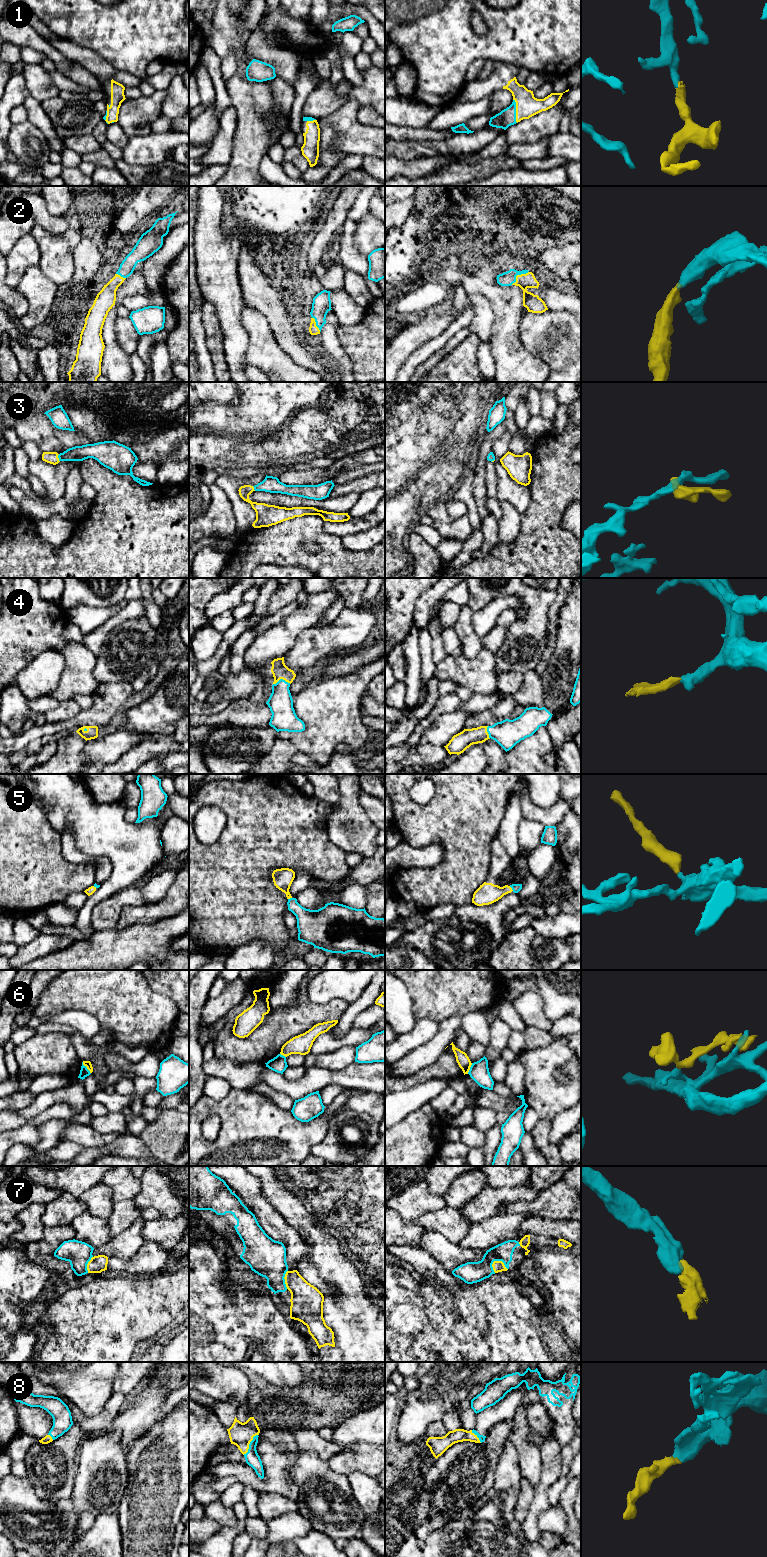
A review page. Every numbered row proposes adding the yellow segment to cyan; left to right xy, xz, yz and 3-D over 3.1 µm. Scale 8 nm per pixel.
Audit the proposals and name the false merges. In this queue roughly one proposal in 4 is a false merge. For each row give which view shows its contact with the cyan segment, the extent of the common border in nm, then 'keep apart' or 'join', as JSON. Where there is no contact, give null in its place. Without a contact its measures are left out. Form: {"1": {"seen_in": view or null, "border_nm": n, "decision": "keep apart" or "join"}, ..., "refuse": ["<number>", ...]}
{"1": {"seen_in": "yz", "border_nm": 190, "decision": "join"}, "2": {"seen_in": "yz", "border_nm": 180, "decision": "join"}, "3": {"seen_in": "xy", "border_nm": 60, "decision": "join"}, "4": {"seen_in": "xz", "border_nm": 140, "decision": "join"}, "5": {"seen_in": "yz", "border_nm": 50, "decision": "join"}, "6": {"seen_in": "xy", "border_nm": 120, "decision": "keep apart"}, "7": {"seen_in": "yz", "border_nm": 140, "decision": "join"}, "8": {"seen_in": "xz", "border_nm": 200, "decision": "join"}, "refuse": ["6"]}

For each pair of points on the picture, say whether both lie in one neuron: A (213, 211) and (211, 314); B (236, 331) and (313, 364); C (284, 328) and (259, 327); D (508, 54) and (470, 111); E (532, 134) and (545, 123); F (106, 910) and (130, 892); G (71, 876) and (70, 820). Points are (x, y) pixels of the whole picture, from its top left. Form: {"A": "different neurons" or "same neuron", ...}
{"A": "different neurons", "B": "different neurons", "C": "different neurons", "D": "different neurons", "E": "same neuron", "F": "same neuron", "G": "different neurons"}

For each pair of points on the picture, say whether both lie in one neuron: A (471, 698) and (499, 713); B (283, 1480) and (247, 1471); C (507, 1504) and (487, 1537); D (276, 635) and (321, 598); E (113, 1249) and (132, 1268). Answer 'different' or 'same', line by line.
A: different
B: same
C: same
D: same
E: different

